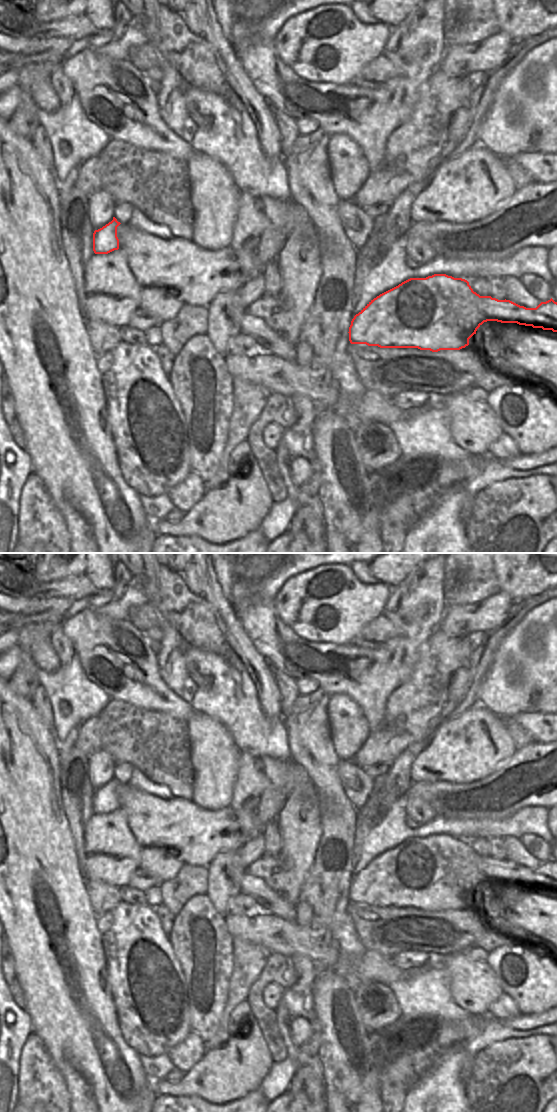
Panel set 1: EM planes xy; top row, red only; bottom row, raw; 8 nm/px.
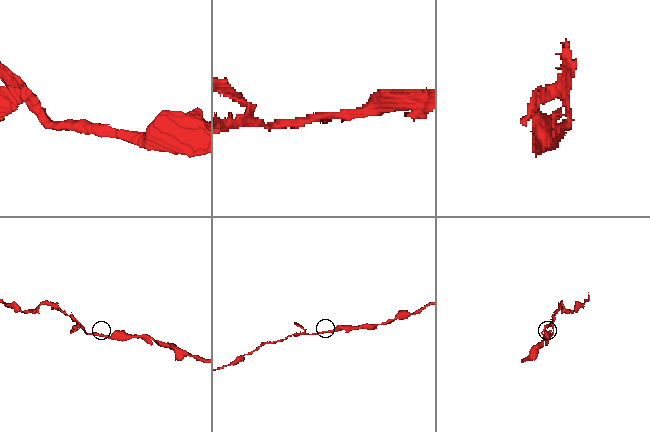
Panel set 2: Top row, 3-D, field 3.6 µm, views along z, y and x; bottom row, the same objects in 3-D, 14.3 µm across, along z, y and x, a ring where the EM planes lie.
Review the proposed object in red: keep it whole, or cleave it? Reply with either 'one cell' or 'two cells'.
two cells

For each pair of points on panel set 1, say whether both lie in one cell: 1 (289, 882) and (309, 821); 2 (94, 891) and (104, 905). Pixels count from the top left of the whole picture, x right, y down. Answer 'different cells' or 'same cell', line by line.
1: same cell
2: same cell

